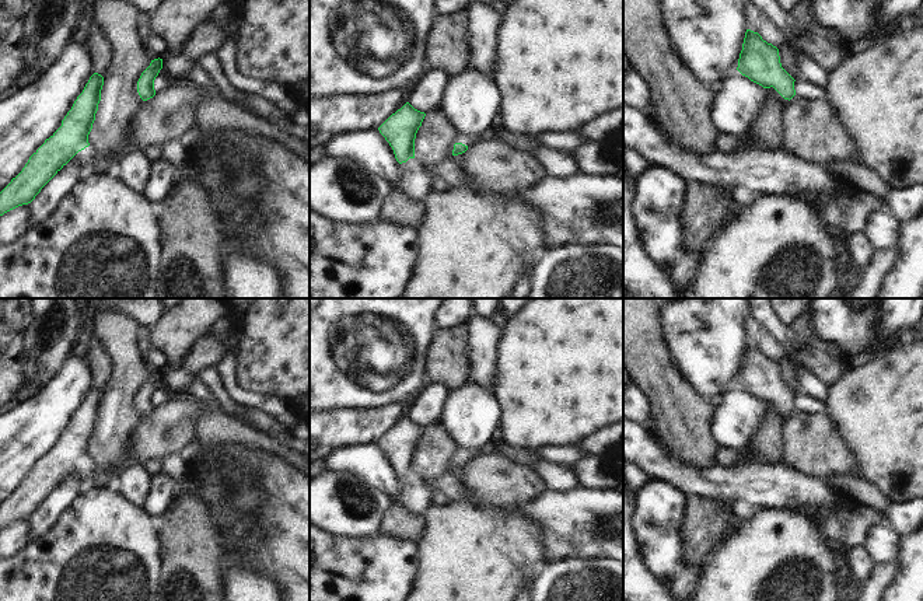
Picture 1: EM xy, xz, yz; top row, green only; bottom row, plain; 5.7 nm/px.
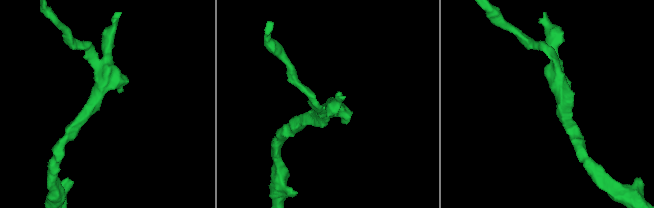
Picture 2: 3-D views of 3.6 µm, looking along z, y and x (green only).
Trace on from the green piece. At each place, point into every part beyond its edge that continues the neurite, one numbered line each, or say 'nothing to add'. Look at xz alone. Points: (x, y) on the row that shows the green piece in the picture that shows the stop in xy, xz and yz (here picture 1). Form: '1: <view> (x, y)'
1: xz (467, 139)

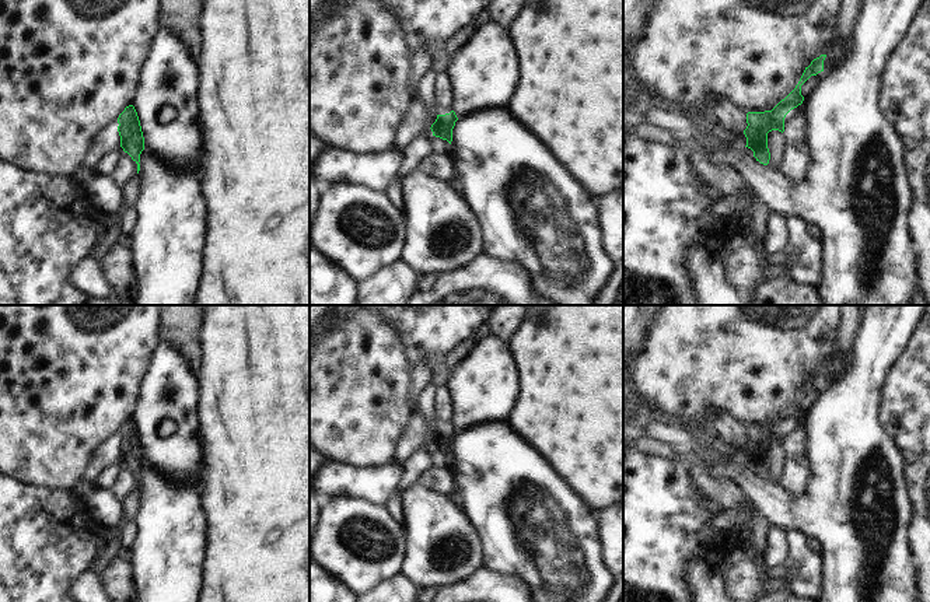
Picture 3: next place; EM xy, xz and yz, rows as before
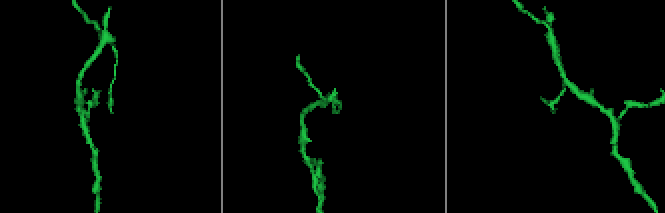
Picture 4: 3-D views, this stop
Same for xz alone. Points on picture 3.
1: xz (439, 144)

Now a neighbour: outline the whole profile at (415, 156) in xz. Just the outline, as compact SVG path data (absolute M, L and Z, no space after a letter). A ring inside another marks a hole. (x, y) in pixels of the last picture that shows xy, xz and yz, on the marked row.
M427 127L423 134L405 150L405 165L401 171L403 178L417 174L424 161L434 153L431 141L433 132Z

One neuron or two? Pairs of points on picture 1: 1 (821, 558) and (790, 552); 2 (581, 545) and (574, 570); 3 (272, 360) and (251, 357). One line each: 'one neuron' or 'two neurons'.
1: one neuron
2: two neurons
3: one neuron

